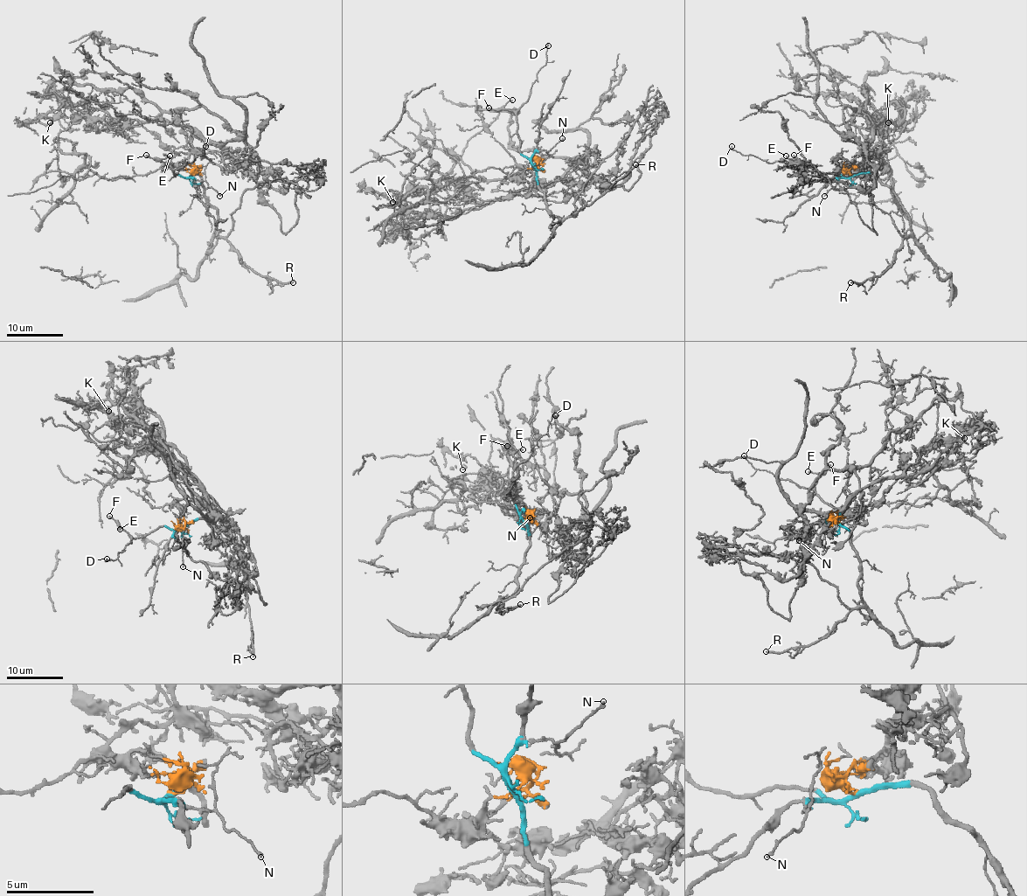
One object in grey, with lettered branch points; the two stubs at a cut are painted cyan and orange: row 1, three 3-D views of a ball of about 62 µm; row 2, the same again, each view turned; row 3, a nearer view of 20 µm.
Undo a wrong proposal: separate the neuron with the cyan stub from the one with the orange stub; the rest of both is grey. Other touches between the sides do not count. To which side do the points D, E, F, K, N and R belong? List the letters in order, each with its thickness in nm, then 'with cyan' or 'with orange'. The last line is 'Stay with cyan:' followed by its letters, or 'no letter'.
D: 140 nm thick; with cyan
E: 140 nm thick; with cyan
F: 140 nm thick; with cyan
K: 120 nm thick; with orange
N: 110 nm thick; with cyan
R: 220 nm thick; with cyan
Stay with cyan: D, E, F, N, R

